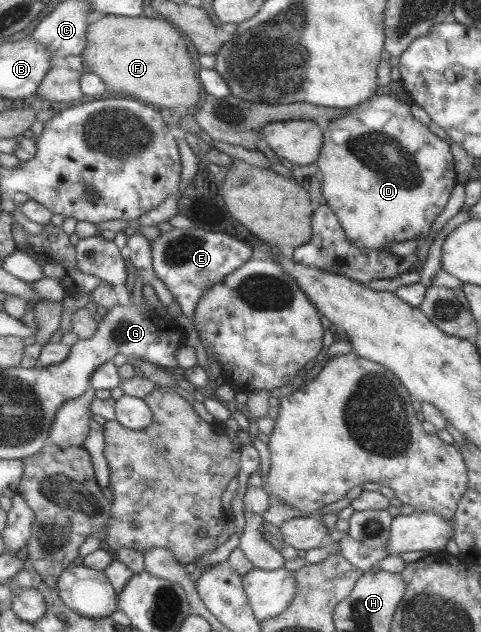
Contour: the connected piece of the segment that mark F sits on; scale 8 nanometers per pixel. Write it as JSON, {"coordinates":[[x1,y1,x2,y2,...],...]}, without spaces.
{"coordinates":[[102,16,99,21,93,22,87,28,88,44,81,57,88,71,96,73,106,83,108,95,118,93,126,97,136,97,154,107,175,108,181,112,189,112,199,103,203,84,200,75,197,75,193,67,193,57,187,49,185,36,175,24,163,17]]}

